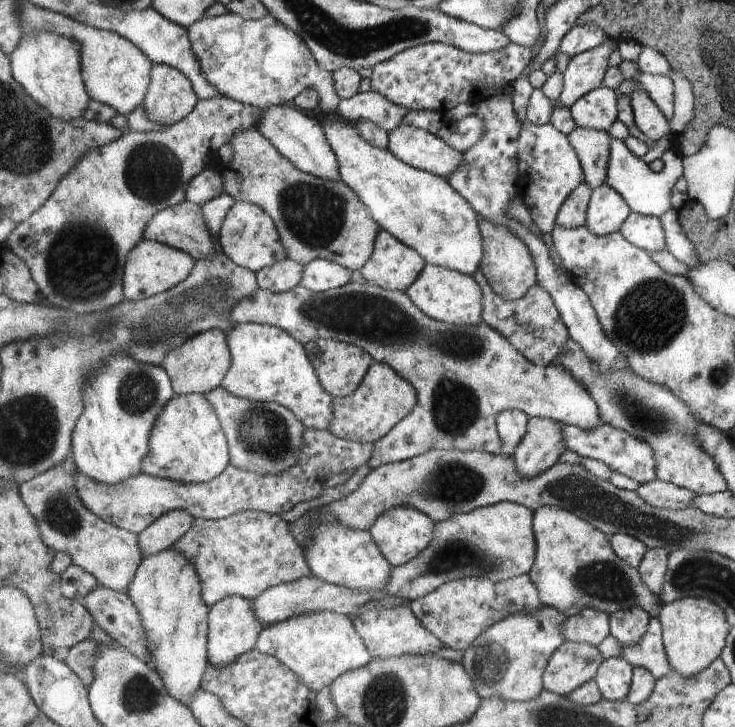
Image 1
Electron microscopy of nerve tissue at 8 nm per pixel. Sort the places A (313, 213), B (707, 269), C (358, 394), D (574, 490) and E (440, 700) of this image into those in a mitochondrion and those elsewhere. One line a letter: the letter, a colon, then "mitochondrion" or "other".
A: mitochondrion
B: other
C: other
D: mitochondrion
E: other

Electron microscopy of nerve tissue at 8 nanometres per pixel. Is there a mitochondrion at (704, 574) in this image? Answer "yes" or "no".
yes

